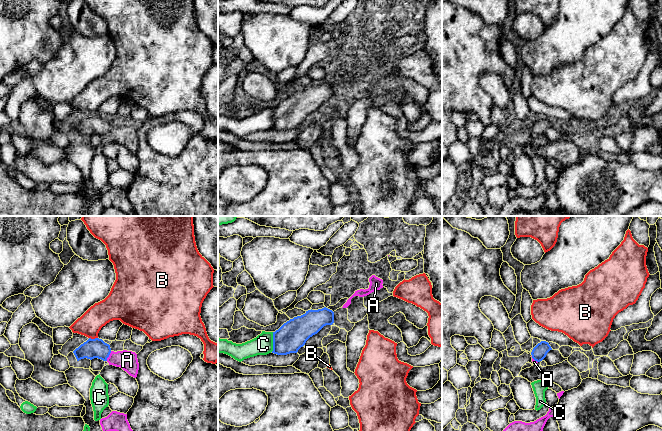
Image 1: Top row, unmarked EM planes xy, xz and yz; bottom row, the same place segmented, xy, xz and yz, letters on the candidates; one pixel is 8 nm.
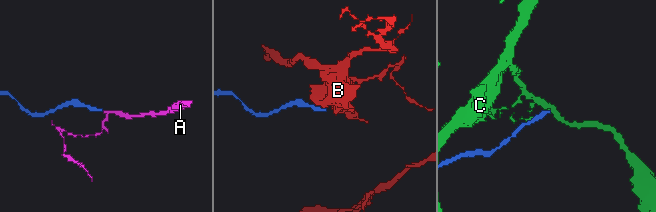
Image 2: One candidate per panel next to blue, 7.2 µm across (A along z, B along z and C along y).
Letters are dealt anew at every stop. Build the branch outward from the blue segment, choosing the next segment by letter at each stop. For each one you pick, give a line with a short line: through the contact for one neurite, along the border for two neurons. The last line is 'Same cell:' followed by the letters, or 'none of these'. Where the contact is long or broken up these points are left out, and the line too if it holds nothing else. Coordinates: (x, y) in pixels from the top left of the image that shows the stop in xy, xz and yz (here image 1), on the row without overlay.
A: line xy (93, 124), (102, 126), (108, 132), (127, 136)
Same cell: A

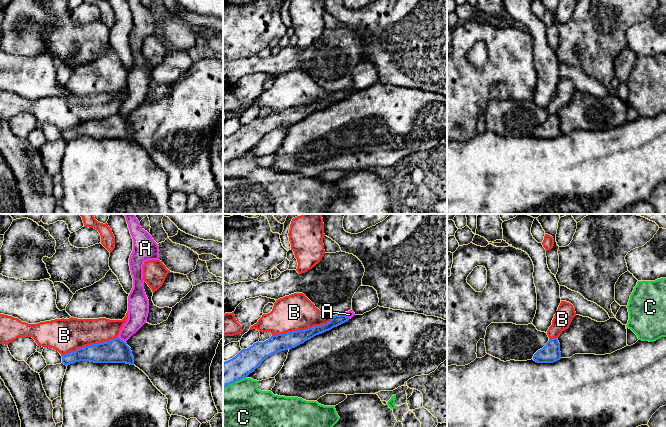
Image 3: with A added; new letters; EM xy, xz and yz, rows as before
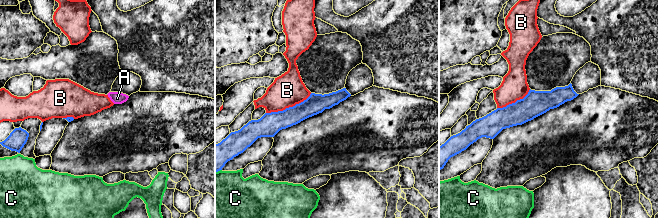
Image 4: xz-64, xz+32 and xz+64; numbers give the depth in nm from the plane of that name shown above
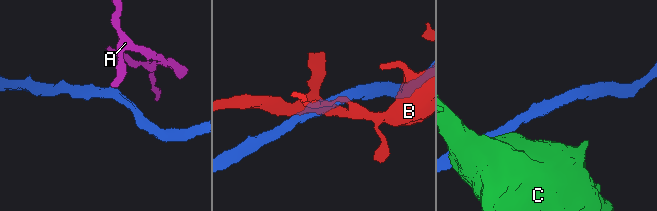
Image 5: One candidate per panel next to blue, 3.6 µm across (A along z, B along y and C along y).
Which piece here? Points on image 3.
Same cell: none of these

